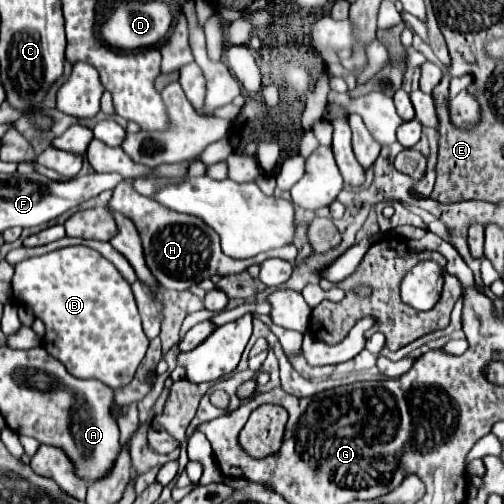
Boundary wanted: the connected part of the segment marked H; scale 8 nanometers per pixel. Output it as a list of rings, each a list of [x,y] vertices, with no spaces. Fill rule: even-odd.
[[[125,179],[113,189],[109,209],[125,213],[125,217],[129,217],[135,223],[135,227],[141,235],[141,241],[143,241],[147,267],[151,269],[155,279],[165,289],[175,289],[175,291],[189,289],[189,287],[201,283],[203,279],[207,279],[207,271],[209,271],[209,277],[213,277],[213,275],[223,277],[223,275],[243,273],[249,265],[261,263],[269,257],[279,257],[279,259],[287,259],[287,261],[295,261],[295,257],[297,257],[295,245],[287,245],[285,249],[273,249],[267,255],[257,255],[251,259],[227,257],[221,251],[219,235],[213,229],[209,229],[205,225],[205,221],[201,221],[199,217],[193,217],[193,215],[177,213],[173,209],[165,209],[163,205],[155,205],[153,199],[143,197],[133,189],[133,179]],[[207,233],[209,233],[209,237],[207,237]]]

